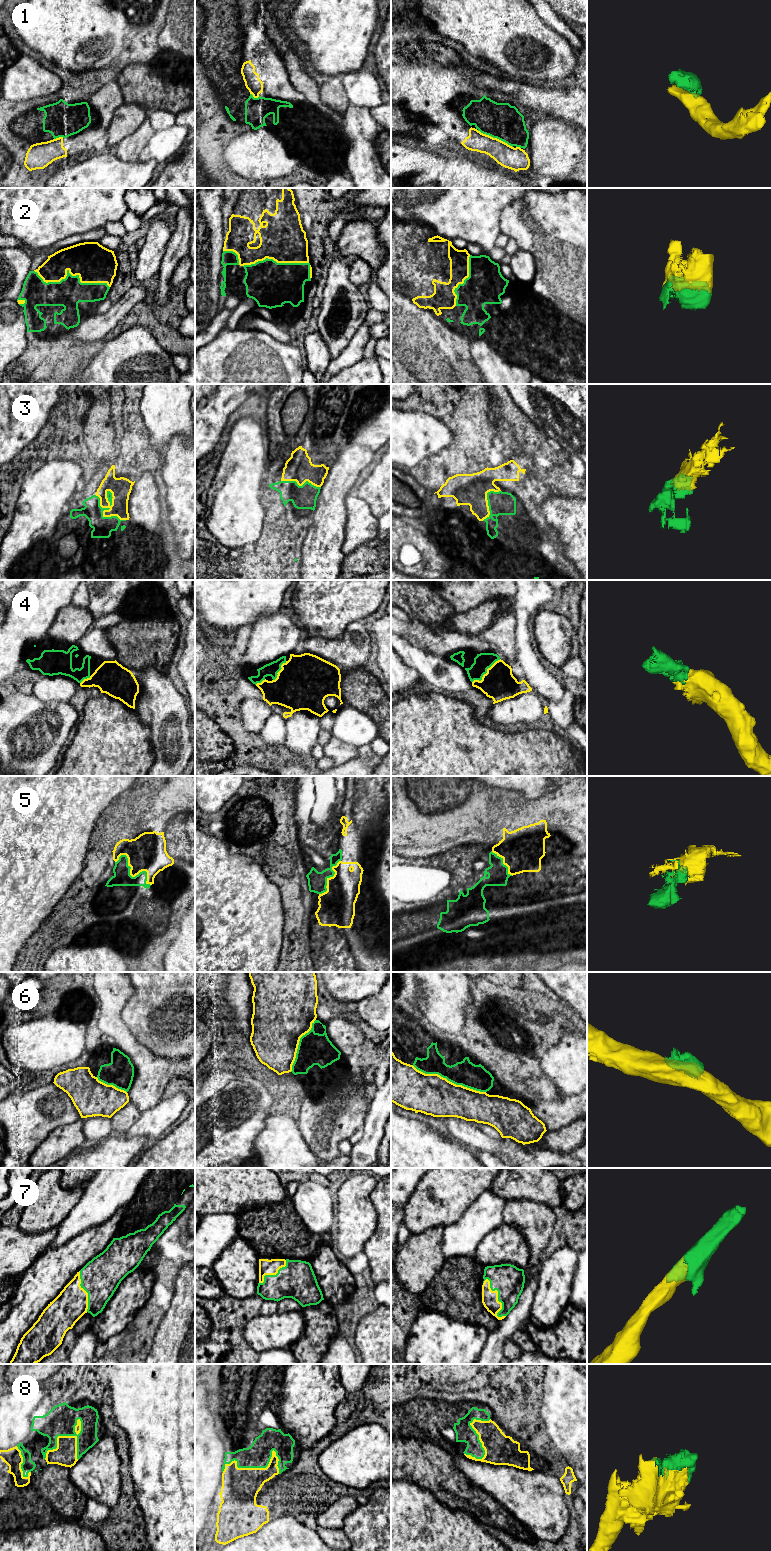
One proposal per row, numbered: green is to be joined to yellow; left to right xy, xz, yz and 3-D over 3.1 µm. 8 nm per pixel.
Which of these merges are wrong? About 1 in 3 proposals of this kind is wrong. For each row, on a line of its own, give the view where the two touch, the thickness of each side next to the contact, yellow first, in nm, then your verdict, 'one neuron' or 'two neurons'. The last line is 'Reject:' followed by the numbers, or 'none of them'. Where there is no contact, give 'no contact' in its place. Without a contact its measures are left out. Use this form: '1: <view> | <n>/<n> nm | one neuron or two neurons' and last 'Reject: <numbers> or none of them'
1: yz | 180/280 nm | two neurons
2: xy | 300/220 nm | one neuron
3: xy | 150/160 nm | one neuron
4: yz | 260/140 nm | one neuron
5: xy | 300/140 nm | one neuron
6: yz | 320/200 nm | two neurons
7: yz | 130/240 nm | one neuron
8: xy | 180/240 nm | one neuron
Reject: 1, 6

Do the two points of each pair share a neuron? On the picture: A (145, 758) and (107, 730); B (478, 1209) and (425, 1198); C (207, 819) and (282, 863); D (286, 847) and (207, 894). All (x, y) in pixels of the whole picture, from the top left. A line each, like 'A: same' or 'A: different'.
A: same
B: different
C: same
D: different

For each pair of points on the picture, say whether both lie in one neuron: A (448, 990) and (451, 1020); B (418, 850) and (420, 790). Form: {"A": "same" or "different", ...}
{"A": "same", "B": "same"}

